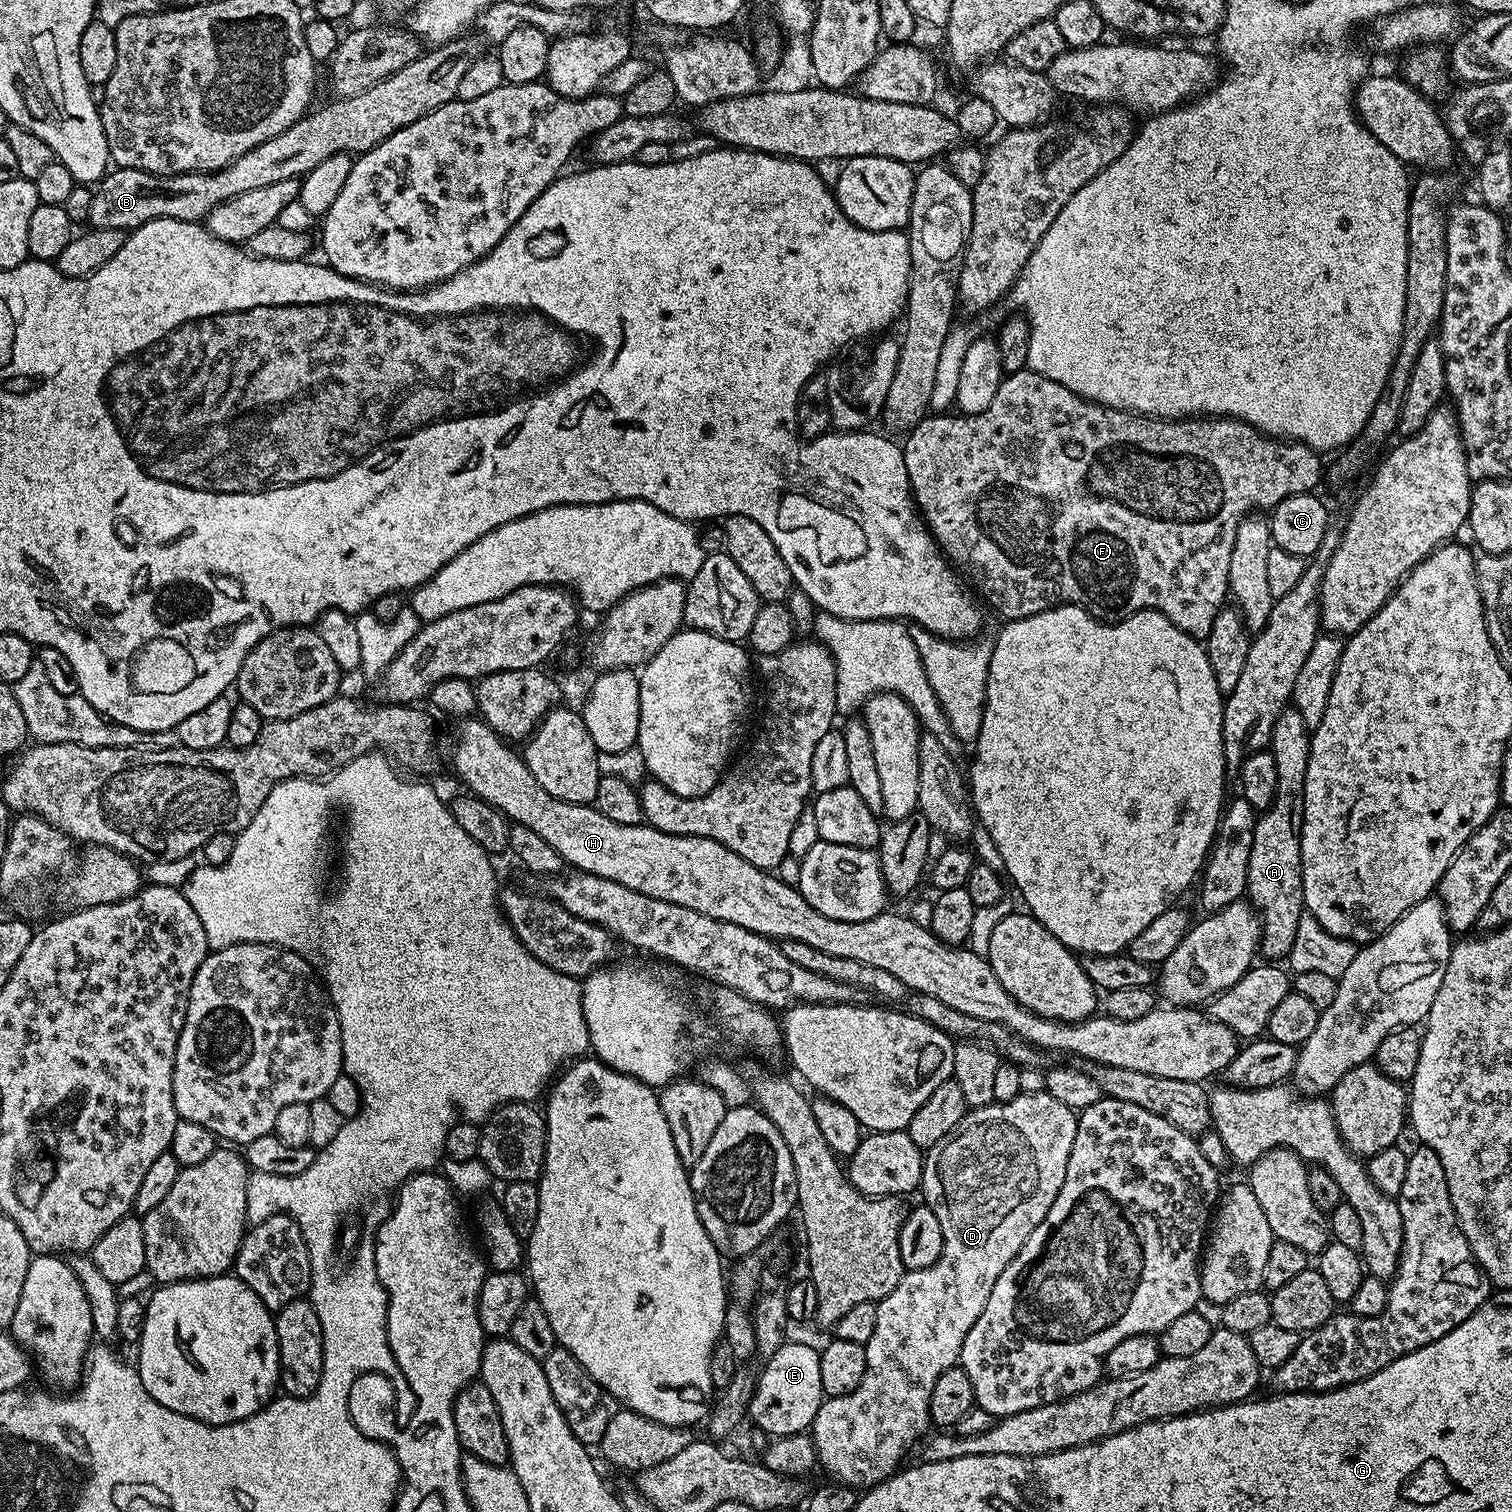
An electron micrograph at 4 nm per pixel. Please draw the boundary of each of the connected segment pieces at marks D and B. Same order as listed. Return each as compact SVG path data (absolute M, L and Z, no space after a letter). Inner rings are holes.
M1043 1091L1038 1094L1021 1094L1013 1100L1004 1103L993 1102L987 1104L985 1108L973 1108L971 1111L972 1120L988 1120L988 1124L966 1124L962 1121L941 1144L927 1149L924 1158L924 1173L920 1179L922 1193L924 1192L923 1203L930 1210L934 1210L938 1222L942 1222L944 1249L938 1262L934 1262L934 1266L930 1266L926 1270L905 1271L896 1280L894 1290L890 1290L890 1294L885 1300L876 1304L878 1322L874 1322L874 1334L870 1338L870 1342L864 1345L866 1374L862 1378L862 1382L858 1382L858 1386L850 1394L825 1399L816 1412L816 1416L812 1419L810 1435L816 1447L819 1467L821 1469L824 1467L824 1472L828 1475L825 1477L829 1481L843 1487L867 1490L874 1487L875 1484L887 1480L889 1476L896 1475L898 1469L905 1463L903 1460L904 1455L908 1452L908 1447L912 1443L915 1445L917 1442L923 1441L924 1437L929 1435L932 1424L930 1394L934 1394L934 1382L942 1374L946 1374L946 1370L957 1367L962 1342L966 1338L966 1334L970 1334L970 1326L974 1326L974 1322L978 1322L978 1314L982 1314L982 1309L986 1307L986 1298L990 1298L990 1290L994 1290L994 1282L1002 1274L1002 1270L1006 1270L1006 1266L1016 1257L1018 1250L1022 1250L1026 1238L1030 1238L1030 1234L1046 1218L1050 1206L1054 1206L1054 1198L1058 1198L1058 1190L1062 1190L1062 1182L1066 1178L1066 1166L1070 1162L1070 1154L1074 1146L1074 1134L1078 1119L1077 1113L1070 1106L1058 1102L1058 1098L1054 1098L1049 1092ZM1012 1144L1044 1144L1044 1208L1040 1208L1040 1196L1036 1196L1036 1168L1040 1168L1040 1155L1032 1156L1032 1152L1024 1152L1024 1148L1012 1148Z
M461 34L455 40L447 41L440 47L433 47L431 50L425 51L408 66L402 67L397 73L390 74L385 80L378 81L364 93L344 99L336 98L332 100L333 104L328 104L325 108L318 109L319 107L317 107L315 110L309 111L301 120L294 122L294 126L282 130L282 134L254 146L254 150L246 150L246 154L242 154L225 168L218 169L217 172L183 172L177 176L159 176L150 174L146 170L113 167L104 179L95 185L87 223L94 228L109 228L124 232L141 228L146 222L158 218L200 222L208 217L210 210L214 210L214 206L218 206L223 200L229 200L238 194L246 194L246 190L258 190L258 186L270 186L274 182L282 182L286 178L303 178L307 172L314 170L314 166L318 166L318 162L326 162L326 158L339 152L349 154L368 152L371 148L376 148L378 142L390 138L390 134L402 130L402 126L410 126L410 122L418 122L418 118L422 118L456 99L458 85L466 75L466 69L474 63L474 58L482 55L481 37L476 34L468 35Z

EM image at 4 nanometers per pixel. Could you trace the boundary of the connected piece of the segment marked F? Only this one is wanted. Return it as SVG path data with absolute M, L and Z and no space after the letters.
M1031 370L1007 373L998 386L998 394L994 394L994 402L990 402L982 414L952 415L929 414L910 429L906 436L908 441L902 444L906 474L917 509L940 551L967 577L971 587L983 597L986 604L988 599L989 606L1004 615L1005 621L1021 620L1023 616L1033 616L1061 604L1085 608L1094 619L1101 622L1125 620L1135 612L1151 610L1170 618L1178 630L1190 634L1195 640L1207 641L1210 628L1214 626L1214 618L1218 618L1230 596L1230 556L1238 524L1253 510L1271 510L1286 497L1311 493L1320 484L1321 453L1298 440L1273 438L1259 432L1245 420L1157 418L1125 412L1123 408L1108 408L1074 394L1066 390L1066 386Z

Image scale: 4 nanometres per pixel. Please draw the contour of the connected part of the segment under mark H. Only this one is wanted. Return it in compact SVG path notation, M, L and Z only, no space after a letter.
M468 718L461 724L464 725L456 732L456 753L452 756L452 768L456 771L457 778L468 787L465 789L467 789L471 795L477 796L479 800L485 800L490 806L494 806L499 812L504 813L505 817L507 817L512 824L530 826L530 830L534 830L534 834L538 834L544 841L550 842L550 846L554 846L554 850L558 850L558 854L564 860L565 865L571 866L577 872L589 872L598 878L608 878L610 882L622 882L622 886L630 886L630 890L638 890L638 894L646 894L650 898L658 898L662 902L674 902L678 906L686 906L690 910L698 910L698 914L706 914L710 918L718 918L722 922L734 922L734 926L742 926L754 934L769 937L776 942L797 940L803 944L808 944L814 950L822 950L822 954L834 954L834 958L854 958L858 962L866 962L866 966L878 966L878 970L886 970L889 974L894 974L894 978L898 978L898 982L905 984L913 993L921 992L930 998L938 998L938 1002L946 1002L946 1006L954 1006L954 1010L959 1010L961 1014L970 1014L970 1018L978 1018L987 1024L1000 1024L1008 1029L1013 1036L1020 1037L1021 1040L1025 1040L1028 1044L1032 1045L1033 1048L1039 1048L1045 1053L1065 1052L1068 1056L1081 1056L1082 1059L1089 1060L1092 1066L1121 1068L1122 1070L1138 1070L1142 1074L1154 1074L1154 1078L1178 1078L1182 1082L1207 1081L1207 1076L1212 1076L1215 1072L1216 1075L1223 1073L1229 1062L1236 1057L1238 1051L1238 1037L1234 1034L1234 1030L1230 1030L1230 1026L1226 1026L1222 1022L1209 1018L1205 1013L1204 1017L1203 1014L1200 1013L1203 1011L1196 1006L1157 1006L1152 1009L1150 1014L1146 1014L1142 1018L1134 1018L1133 1020L1116 1020L1113 1016L1093 1014L1089 1016L1087 1020L1080 1020L1077 1024L1067 1024L1061 1020L1047 1020L1046 1018L1042 1018L1038 1014L1034 1014L1030 1010L1023 1008L1023 1006L1010 994L1010 990L1006 990L1006 986L1002 986L1002 982L998 982L998 974L994 974L994 970L988 965L988 961L985 957L974 954L971 948L967 946L944 944L930 928L918 926L918 922L914 922L907 914L895 916L891 910L885 910L866 922L842 922L838 918L826 918L822 914L818 914L818 910L814 910L814 906L810 906L810 902L806 902L806 898L800 893L799 887L782 882L779 875L754 866L746 858L739 856L734 850L722 846L722 842L714 842L710 838L702 838L701 836L675 836L674 834L666 834L662 830L652 827L652 825L647 822L638 824L610 822L610 818L606 818L602 815L592 804L571 804L565 800L554 798L554 794L550 794L546 791L546 789L536 781L534 774L530 774L530 770L524 764L523 755L521 755L517 749L515 752L515 750L512 749L515 747L505 743L495 730L489 728L488 725L484 723L483 719Z

